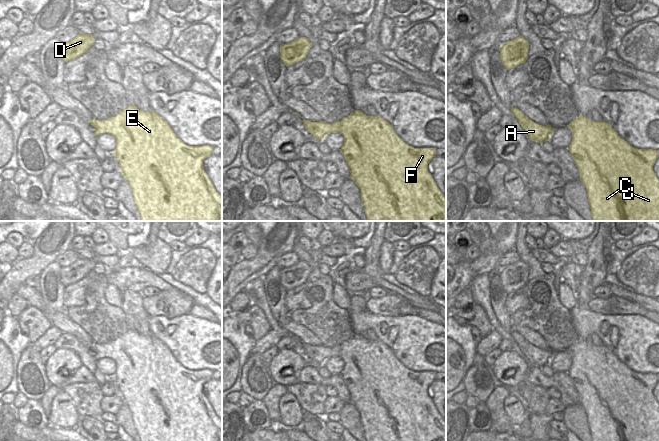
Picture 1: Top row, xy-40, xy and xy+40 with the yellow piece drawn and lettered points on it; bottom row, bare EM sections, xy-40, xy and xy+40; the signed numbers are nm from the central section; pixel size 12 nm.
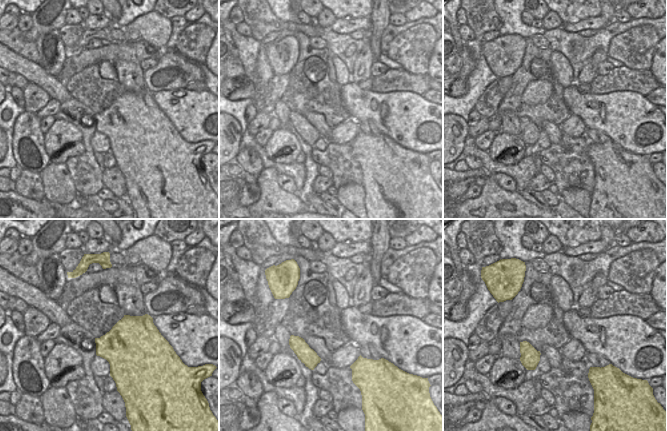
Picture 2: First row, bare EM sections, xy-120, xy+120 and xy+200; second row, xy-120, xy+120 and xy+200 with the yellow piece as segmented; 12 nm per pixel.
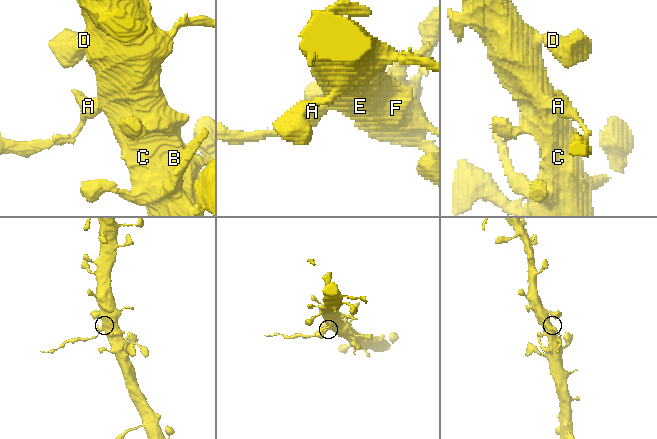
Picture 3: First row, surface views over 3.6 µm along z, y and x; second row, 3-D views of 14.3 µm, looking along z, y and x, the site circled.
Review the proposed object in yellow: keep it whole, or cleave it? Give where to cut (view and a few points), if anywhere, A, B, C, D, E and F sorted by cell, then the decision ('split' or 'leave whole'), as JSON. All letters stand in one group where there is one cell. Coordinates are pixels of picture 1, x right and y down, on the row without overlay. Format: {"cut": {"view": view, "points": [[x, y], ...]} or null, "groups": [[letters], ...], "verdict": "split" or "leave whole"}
{"cut": {"view": "xy", "points": [[306, 346], [309, 350], [315, 351], [324, 360]]}, "groups": [["A"], ["B", "C", "D", "E", "F"]], "verdict": "split"}

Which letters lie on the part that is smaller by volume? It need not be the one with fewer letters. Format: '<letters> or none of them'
A

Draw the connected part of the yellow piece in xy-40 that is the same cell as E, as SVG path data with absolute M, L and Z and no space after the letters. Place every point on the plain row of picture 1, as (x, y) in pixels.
M129 328L121 337L107 344L89 346L98 360L111 358L116 363L113 379L128 405L140 441L222 441L222 421L204 394L204 384L212 379L210 369L189 370L176 360L168 347L153 334L144 336Z

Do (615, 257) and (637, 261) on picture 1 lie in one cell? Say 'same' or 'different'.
different

